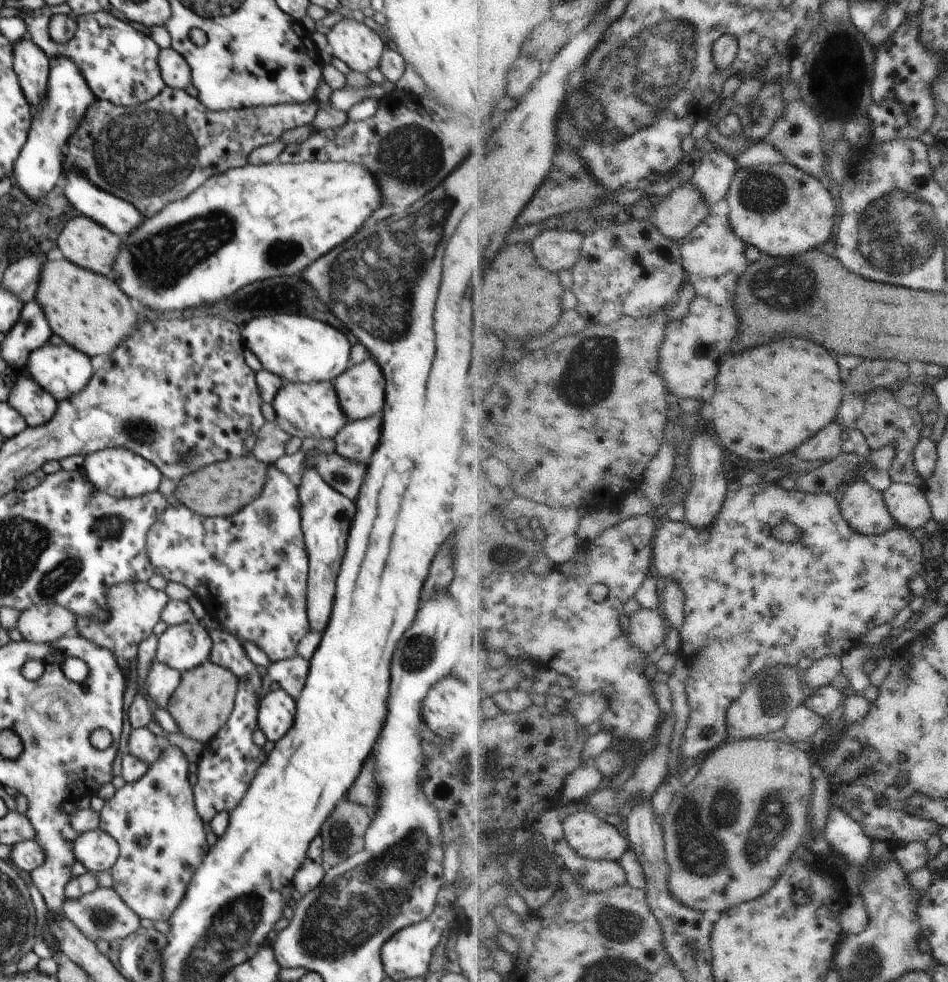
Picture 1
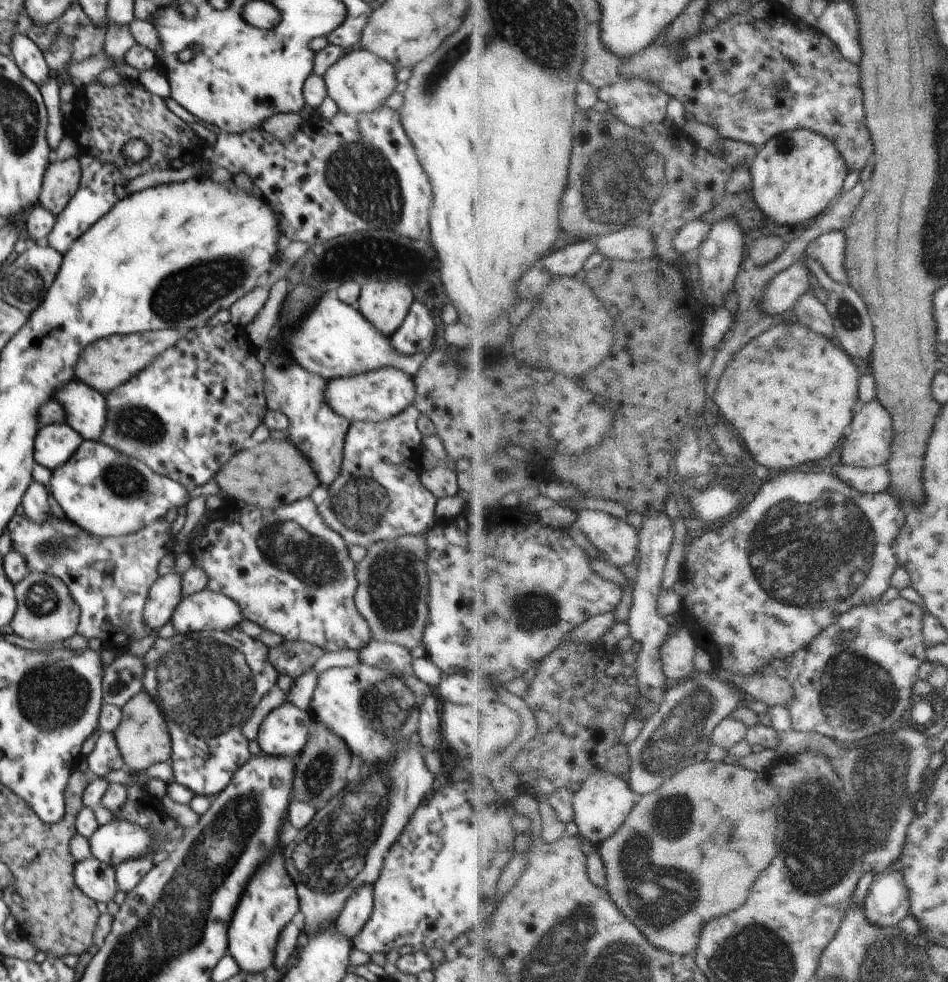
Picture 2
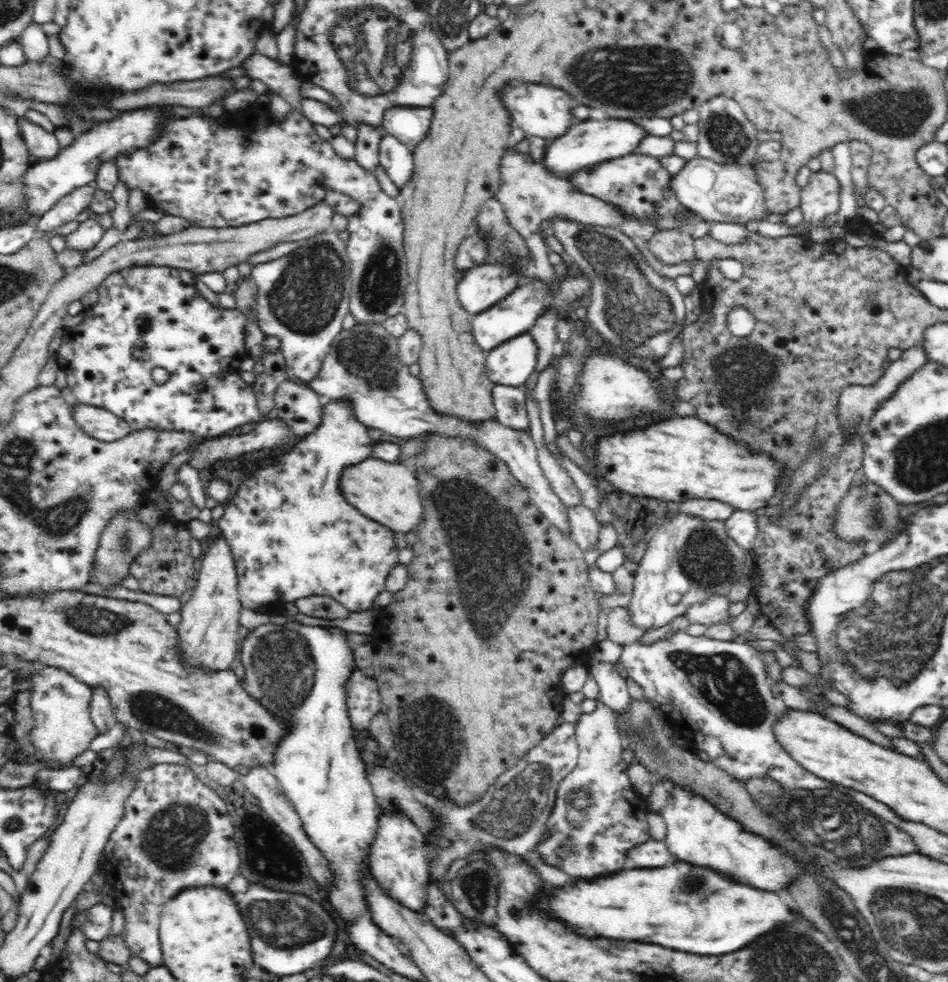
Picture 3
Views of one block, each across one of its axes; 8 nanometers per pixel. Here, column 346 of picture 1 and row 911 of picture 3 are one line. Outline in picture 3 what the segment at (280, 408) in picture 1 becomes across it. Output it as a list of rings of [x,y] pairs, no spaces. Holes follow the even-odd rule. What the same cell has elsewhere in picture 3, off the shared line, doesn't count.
[[[386,812],[379,815],[379,827],[376,831],[376,838],[370,844],[366,858],[370,873],[388,896],[398,899],[404,907],[422,913],[426,904],[426,888],[432,879],[428,872],[428,847],[424,835],[404,814]]]

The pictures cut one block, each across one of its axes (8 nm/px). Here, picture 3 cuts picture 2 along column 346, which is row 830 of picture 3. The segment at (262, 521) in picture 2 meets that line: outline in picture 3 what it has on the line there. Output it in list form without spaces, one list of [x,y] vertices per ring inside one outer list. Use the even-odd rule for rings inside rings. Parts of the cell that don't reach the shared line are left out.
[[[596,699],[596,710],[583,712],[579,716],[575,724],[575,735],[579,749],[578,765],[560,782],[554,811],[548,820],[547,828],[544,829],[536,844],[535,854],[542,855],[546,864],[558,867],[566,874],[572,874],[584,880],[632,869],[632,862],[628,860],[627,852],[637,844],[651,839],[646,820],[648,808],[645,800],[636,794],[631,786],[629,766],[622,759],[626,746],[616,726],[614,714],[601,700]]]

